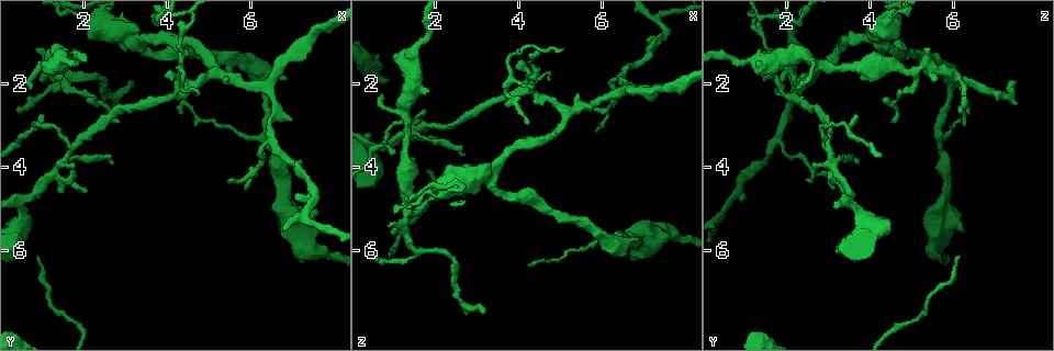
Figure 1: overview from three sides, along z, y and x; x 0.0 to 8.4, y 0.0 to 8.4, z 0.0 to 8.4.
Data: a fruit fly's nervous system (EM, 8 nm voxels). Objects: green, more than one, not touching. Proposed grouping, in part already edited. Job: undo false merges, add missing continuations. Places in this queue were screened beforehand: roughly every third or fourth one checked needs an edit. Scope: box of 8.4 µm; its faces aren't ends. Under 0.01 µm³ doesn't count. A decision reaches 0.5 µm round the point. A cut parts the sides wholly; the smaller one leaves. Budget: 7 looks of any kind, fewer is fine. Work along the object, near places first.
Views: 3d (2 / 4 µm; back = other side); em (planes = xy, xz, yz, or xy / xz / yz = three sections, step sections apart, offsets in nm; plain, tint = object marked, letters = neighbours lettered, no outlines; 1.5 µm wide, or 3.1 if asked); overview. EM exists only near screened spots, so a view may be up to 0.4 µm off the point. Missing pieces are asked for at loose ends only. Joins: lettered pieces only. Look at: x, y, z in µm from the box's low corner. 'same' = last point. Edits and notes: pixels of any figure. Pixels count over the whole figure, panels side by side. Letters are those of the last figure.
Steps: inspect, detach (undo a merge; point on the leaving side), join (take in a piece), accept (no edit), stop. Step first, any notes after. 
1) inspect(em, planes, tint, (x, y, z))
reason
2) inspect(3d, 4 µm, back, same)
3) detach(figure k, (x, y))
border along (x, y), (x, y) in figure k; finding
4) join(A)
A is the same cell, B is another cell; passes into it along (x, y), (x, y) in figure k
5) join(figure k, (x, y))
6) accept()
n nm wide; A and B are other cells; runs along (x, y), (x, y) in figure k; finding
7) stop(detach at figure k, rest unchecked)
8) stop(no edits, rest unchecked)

inspect(em, planes, plain, (1.35, 1.70, 5.10))
side arm on a straight run

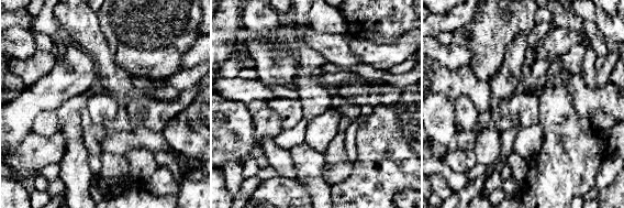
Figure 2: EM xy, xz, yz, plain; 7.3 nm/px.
inspect(em, planes, letters, same)
see the neighbours

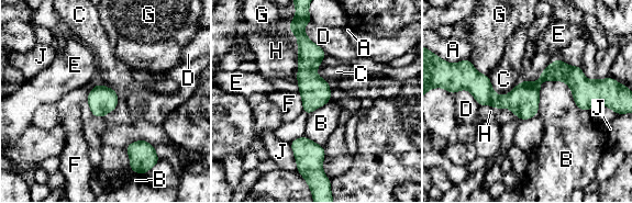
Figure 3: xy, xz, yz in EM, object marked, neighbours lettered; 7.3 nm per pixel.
accept()
B touches over 420 nm; A, B, C, D, E, F, G, H and J are other cells; border along (540, 81), (563, 81), (588, 111) in figure 3; all the same neuron

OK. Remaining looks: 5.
inspect(em, planes, letters, (3.30, 1.05, 4.20))
a fork

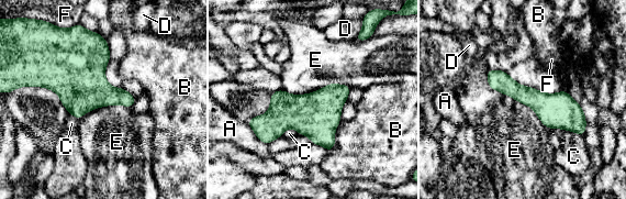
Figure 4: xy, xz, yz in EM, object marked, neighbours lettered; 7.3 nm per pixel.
accept()
200 nm wide; A, B, C, D, E and F are other cells; runs along (490, 73), (560, 110), (582, 132) in figure 4; continuous, no second neuron

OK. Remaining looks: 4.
inspect(em, planes, plain, (4.55, 2.05, 2.30))
four arms meet

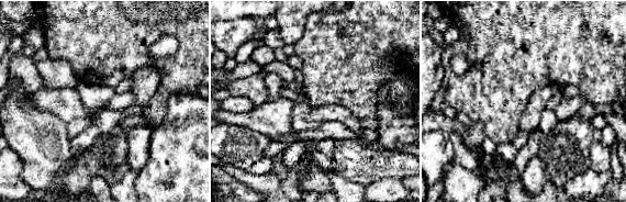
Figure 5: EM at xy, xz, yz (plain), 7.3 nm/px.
inspect(em, planes, tint, same)

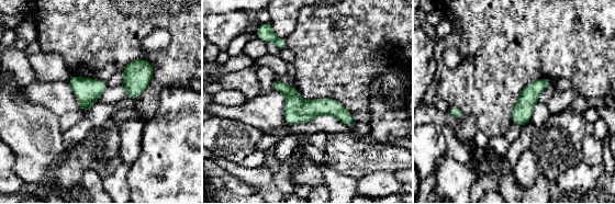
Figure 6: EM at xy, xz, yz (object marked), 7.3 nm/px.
inspect(em, planes, letters, same)

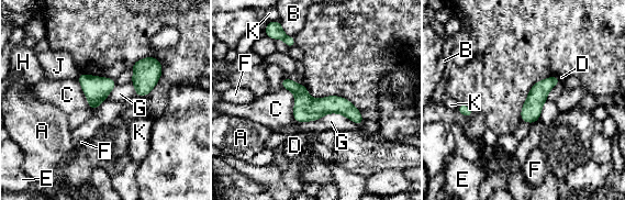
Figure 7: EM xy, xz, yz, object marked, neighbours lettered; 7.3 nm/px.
accept()
A, B, C, D, E, F, G, H, J and K are other cells; border along (297, 122), (341, 113), (357, 125) in figure 7; all the same neuron

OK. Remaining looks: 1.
stop(no edits, rest unchecked)

